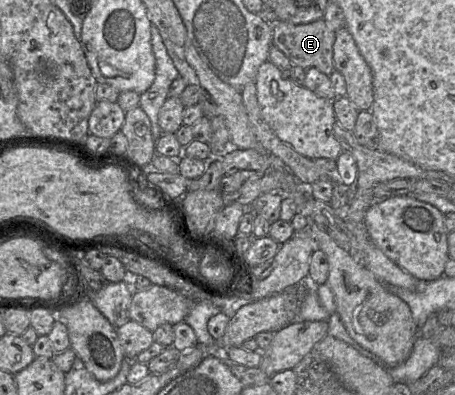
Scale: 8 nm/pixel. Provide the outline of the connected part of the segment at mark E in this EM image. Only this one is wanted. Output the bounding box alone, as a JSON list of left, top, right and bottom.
[273,18,336,76]

